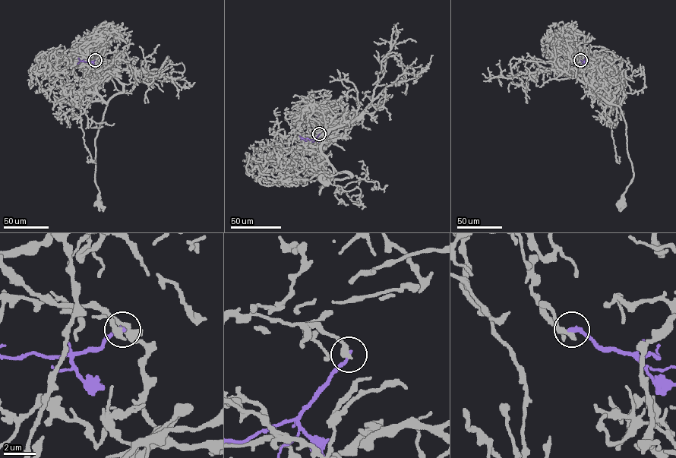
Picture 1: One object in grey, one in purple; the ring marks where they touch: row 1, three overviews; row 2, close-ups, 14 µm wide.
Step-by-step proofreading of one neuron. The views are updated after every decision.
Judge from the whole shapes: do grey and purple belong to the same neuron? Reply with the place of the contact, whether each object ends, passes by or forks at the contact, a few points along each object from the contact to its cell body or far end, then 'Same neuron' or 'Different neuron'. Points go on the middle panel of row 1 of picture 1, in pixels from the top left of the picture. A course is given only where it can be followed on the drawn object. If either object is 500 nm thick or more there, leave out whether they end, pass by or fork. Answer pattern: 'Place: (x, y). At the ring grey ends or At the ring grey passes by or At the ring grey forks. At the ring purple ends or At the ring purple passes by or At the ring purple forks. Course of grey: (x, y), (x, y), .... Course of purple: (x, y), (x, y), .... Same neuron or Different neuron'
Place: (319, 134). At the ring grey ends. At the ring purple ends. Course of grey: (319, 134), (310, 128), (307, 150), (320, 143), (317, 150), (333, 172), (320, 194), (323, 180). Course of purple: (319, 134), (311, 140), (299, 136). Different neuron

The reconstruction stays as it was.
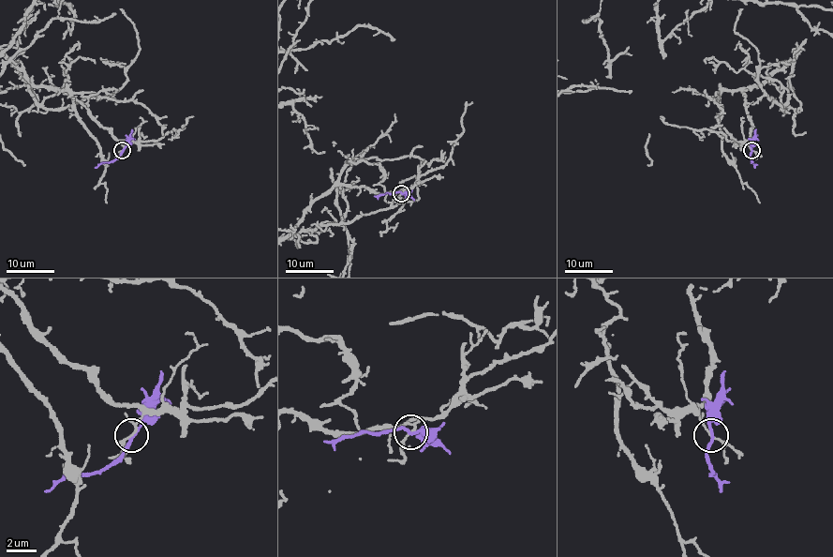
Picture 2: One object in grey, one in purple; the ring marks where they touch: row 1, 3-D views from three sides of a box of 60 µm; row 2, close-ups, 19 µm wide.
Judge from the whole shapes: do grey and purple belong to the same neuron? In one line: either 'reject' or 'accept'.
reject

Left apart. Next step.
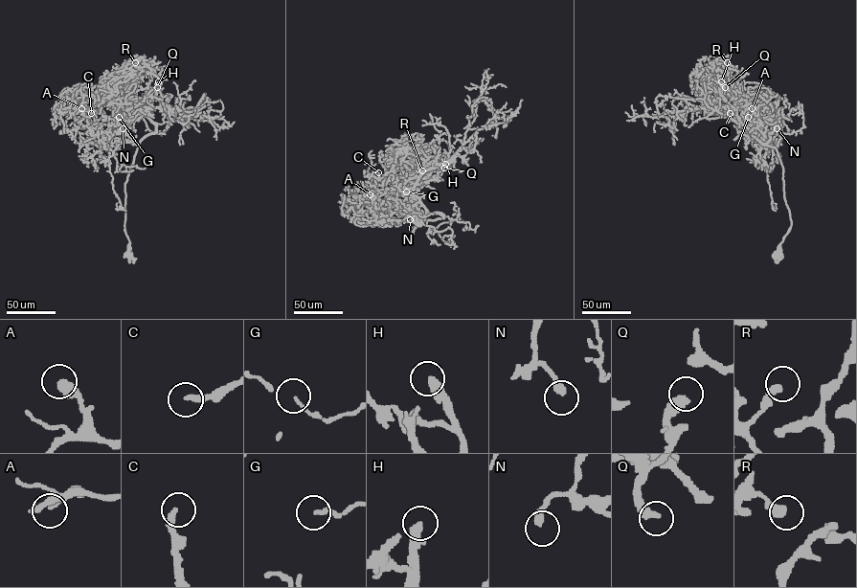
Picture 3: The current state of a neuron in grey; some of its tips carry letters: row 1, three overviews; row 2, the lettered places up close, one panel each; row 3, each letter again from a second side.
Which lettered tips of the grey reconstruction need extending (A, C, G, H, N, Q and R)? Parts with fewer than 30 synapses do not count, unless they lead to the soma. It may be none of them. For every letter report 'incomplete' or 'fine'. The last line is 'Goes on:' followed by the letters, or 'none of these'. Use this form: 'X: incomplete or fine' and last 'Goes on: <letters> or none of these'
A: fine
C: incomplete
G: fine
H: incomplete
N: fine
Q: incomplete
R: fine
Goes on: C, H, Q

